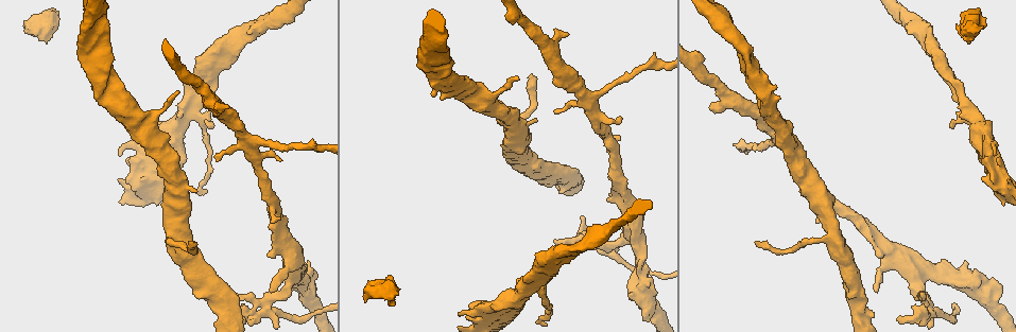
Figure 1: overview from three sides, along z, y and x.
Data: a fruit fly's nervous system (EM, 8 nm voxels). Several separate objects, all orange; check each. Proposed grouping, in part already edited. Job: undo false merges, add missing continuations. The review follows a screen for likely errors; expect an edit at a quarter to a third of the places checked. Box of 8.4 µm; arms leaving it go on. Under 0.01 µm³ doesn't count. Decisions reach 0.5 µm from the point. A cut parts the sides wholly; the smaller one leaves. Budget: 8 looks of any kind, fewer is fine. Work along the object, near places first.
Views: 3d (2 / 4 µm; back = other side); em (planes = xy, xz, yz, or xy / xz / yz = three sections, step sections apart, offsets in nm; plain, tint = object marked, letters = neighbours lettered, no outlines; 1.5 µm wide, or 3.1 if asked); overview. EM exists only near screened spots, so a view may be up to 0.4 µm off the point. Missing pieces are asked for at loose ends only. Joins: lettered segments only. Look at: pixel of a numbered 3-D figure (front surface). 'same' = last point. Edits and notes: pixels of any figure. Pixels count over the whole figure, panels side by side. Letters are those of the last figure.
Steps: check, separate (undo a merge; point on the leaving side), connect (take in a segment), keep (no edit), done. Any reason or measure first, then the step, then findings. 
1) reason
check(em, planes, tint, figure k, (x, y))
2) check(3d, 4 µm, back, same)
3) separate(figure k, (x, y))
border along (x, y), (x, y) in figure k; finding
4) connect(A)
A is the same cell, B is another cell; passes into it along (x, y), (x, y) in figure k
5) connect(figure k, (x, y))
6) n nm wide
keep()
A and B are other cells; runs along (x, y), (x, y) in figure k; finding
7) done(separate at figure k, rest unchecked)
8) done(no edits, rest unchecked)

free end
check(3d, 4 µm, figure 1, (447, 55))

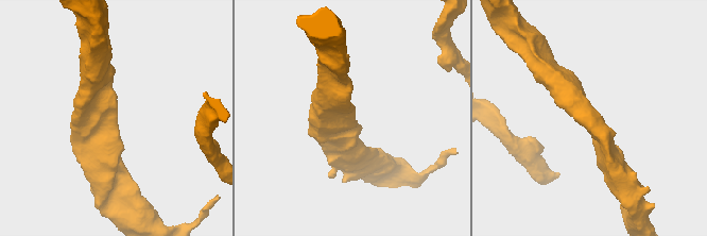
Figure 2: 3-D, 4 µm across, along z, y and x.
need the tissue
check(em, xz, step 8, letters, figure 2, (354, 114))

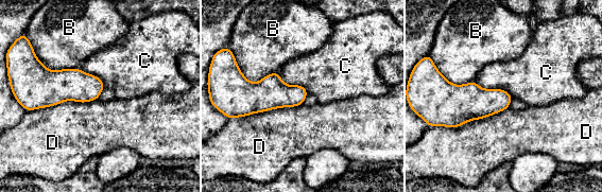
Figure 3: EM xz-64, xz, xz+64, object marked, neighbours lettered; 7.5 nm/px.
check(em, yz, step 8, letters, same)

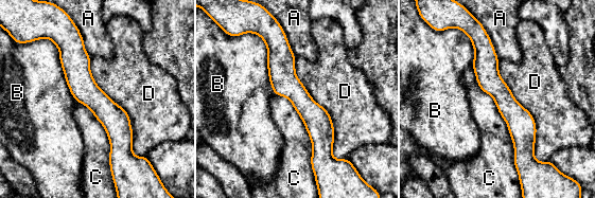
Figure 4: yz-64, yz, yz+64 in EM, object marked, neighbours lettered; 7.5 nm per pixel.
keep()
A, B, C and D are other cells; none of them fits

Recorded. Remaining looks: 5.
tapers out
check(3d, 4 µm, figure 1, (190, 241))

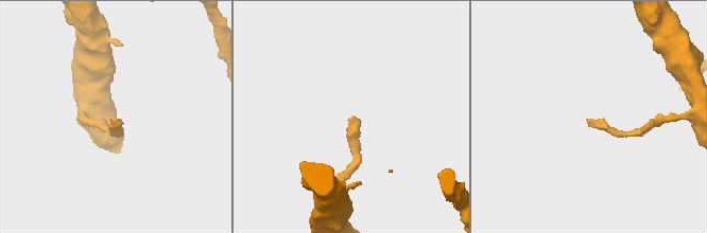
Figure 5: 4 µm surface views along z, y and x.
now the EM
check(em, planes, letters, figure 5, (586, 120))

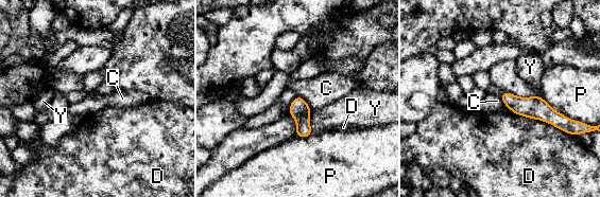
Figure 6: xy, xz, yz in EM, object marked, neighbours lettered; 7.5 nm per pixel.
keep()
C, D, P and Y are other cells; none of them fits

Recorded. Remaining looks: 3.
check(em, planes, letters, figure 1, (235, 61))

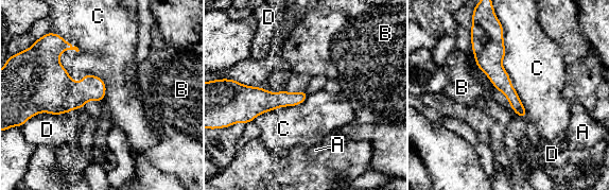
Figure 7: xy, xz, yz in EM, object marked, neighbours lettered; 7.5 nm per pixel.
120 nm wide
keep()
A, B, C and D are other cells; runs along (497, 36), (496, 72), (523, 115) in figure 7; no lettered segment goes on from it

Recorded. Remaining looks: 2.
done(no edits, rest unchecked)

